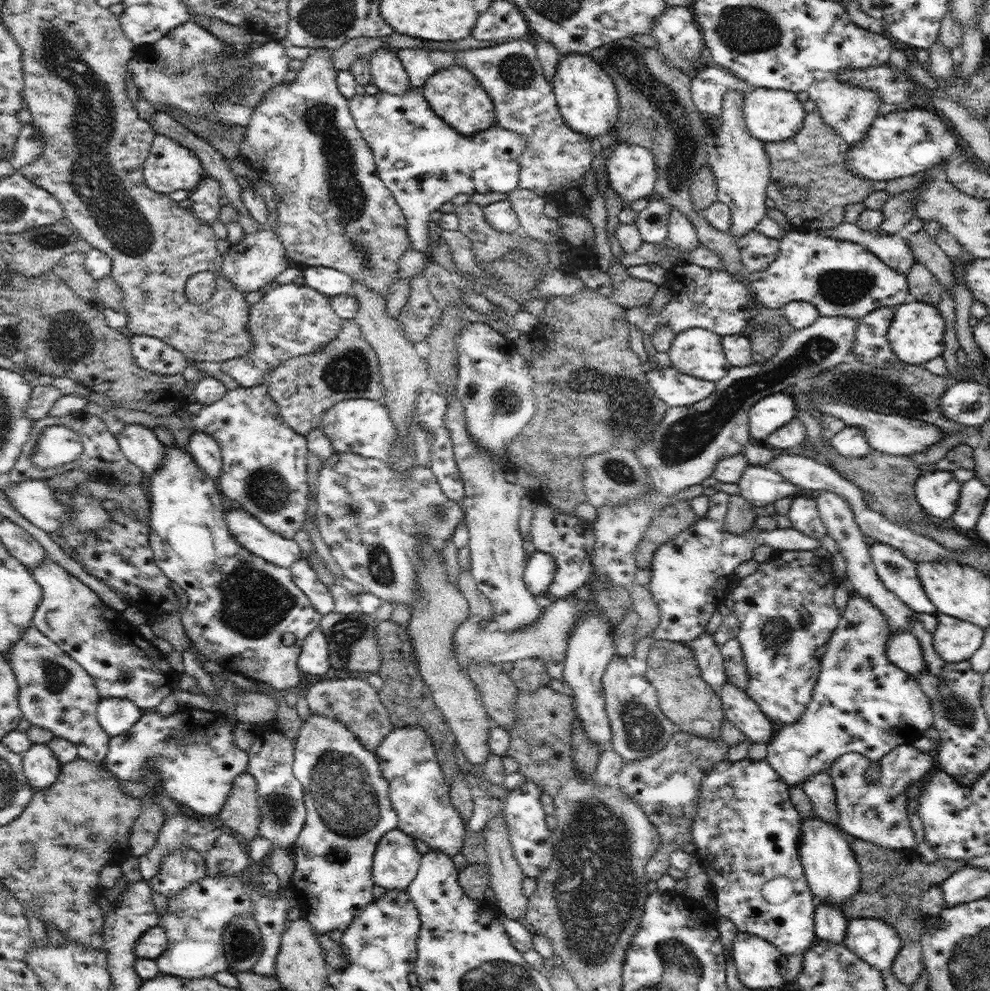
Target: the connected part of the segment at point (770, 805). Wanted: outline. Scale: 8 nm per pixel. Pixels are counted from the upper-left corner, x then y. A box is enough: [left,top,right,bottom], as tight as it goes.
[692,759,818,956]

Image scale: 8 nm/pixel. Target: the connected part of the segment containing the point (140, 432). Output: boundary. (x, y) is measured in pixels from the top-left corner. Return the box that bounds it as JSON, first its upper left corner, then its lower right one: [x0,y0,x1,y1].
[117,424,166,477]

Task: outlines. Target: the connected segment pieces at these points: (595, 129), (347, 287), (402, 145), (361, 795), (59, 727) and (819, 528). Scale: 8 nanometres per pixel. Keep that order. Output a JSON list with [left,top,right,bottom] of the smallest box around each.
[[552,53,618,137],[302,266,353,298],[349,86,528,252],[289,714,398,934],[5,624,111,762],[787,496,826,540]]

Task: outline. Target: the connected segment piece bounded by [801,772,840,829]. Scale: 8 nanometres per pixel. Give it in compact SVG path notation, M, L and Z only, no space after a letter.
M816 772L813 776L808 776L803 780L801 788L808 795L815 814L830 823L834 823L834 825L838 825L838 829L840 829L840 824L838 824L838 808L836 808L833 781L830 774L828 772Z

